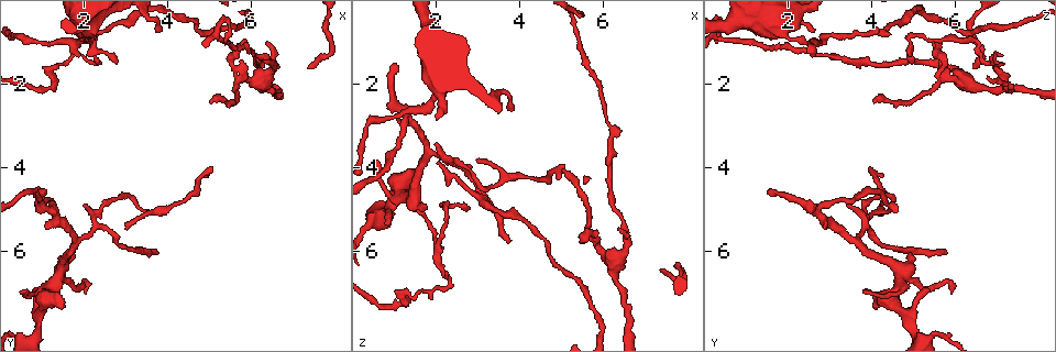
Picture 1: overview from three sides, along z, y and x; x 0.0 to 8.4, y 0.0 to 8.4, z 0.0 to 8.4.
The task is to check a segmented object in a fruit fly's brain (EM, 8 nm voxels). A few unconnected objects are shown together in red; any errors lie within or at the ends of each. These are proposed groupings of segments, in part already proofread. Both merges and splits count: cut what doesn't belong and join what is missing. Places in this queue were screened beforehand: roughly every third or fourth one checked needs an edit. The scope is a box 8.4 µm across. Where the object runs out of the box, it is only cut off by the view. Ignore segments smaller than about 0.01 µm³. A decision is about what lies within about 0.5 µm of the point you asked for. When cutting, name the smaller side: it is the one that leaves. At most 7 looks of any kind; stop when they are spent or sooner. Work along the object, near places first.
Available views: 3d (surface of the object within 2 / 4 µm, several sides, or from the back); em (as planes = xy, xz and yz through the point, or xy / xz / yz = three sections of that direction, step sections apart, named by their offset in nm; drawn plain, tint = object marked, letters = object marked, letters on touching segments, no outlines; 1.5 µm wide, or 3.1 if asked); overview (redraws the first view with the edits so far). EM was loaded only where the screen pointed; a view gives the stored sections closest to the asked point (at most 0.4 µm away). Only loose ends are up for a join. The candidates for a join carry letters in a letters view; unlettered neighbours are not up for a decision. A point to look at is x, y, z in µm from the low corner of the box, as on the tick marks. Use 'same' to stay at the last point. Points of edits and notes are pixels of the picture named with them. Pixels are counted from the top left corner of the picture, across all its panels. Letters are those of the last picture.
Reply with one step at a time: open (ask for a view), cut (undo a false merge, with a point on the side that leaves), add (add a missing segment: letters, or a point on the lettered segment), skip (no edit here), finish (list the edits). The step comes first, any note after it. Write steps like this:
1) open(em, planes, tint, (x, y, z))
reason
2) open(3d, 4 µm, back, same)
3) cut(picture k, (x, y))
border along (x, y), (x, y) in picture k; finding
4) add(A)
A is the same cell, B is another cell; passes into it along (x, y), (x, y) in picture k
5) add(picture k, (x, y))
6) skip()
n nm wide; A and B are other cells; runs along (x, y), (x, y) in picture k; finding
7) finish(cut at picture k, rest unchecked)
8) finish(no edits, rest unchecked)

open(3d, 4 µm, (6.40, 1.05, 5.45))

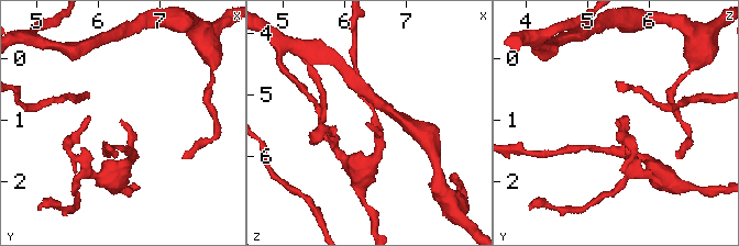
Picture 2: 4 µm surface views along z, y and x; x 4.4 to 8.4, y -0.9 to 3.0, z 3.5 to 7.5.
open(em, planes, letters, (6.40, 1.05, 5.50))
now the EM

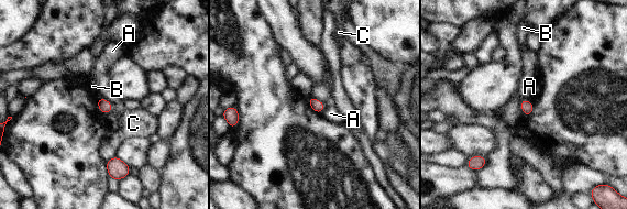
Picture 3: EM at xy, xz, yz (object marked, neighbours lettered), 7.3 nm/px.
skip()
A, B and C are other cells; no lettered segment goes on from it

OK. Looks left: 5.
open(em, planes, tint, (5.05, 4.05, 3.95))

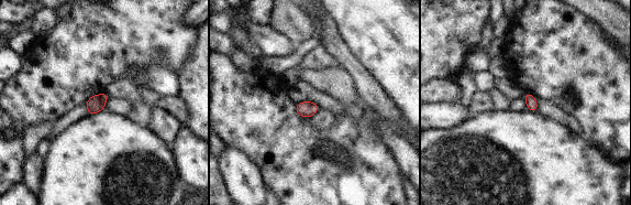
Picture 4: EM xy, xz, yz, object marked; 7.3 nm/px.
open(em, planes, letters, same)
see the neighbours

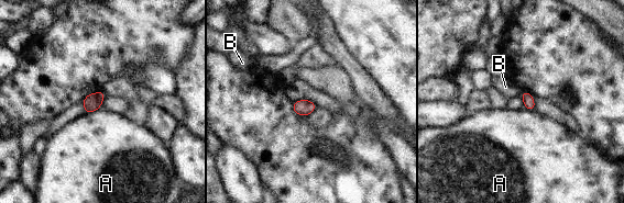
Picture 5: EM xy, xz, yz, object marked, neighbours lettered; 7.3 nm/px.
skip()
80 nm wide; A and B are other cells; no lettered segment goes on from it

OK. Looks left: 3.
open(3d, 2 µm, (0.85, 6.95, 5.45))
branch stops here

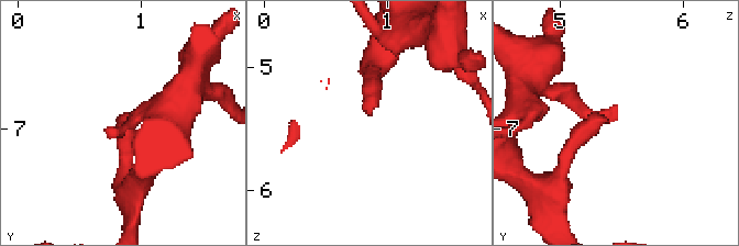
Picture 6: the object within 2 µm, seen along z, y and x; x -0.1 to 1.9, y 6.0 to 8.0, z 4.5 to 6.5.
open(em, planes, letters, (0.84, 6.96, 5.40))
need the tissue

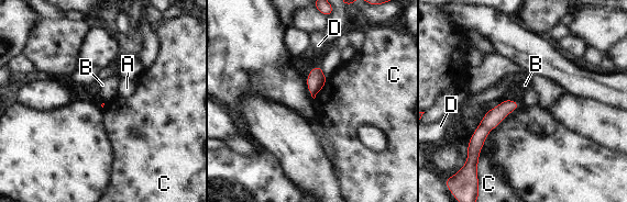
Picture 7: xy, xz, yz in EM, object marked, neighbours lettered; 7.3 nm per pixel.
skip()
C touches over 180 nm; A, B, C and D are other cells; border along (327, 78), (323, 87), (314, 98) in picture 7; none of them fits

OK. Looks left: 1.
finish(no edits, rest unchecked)

